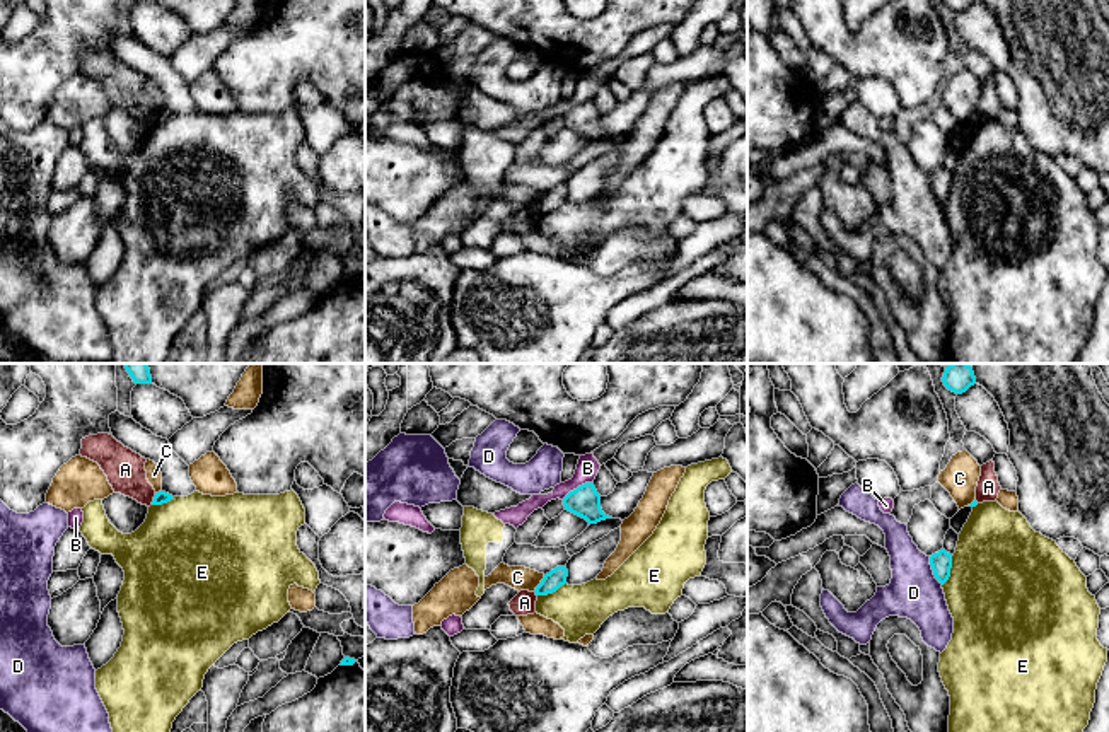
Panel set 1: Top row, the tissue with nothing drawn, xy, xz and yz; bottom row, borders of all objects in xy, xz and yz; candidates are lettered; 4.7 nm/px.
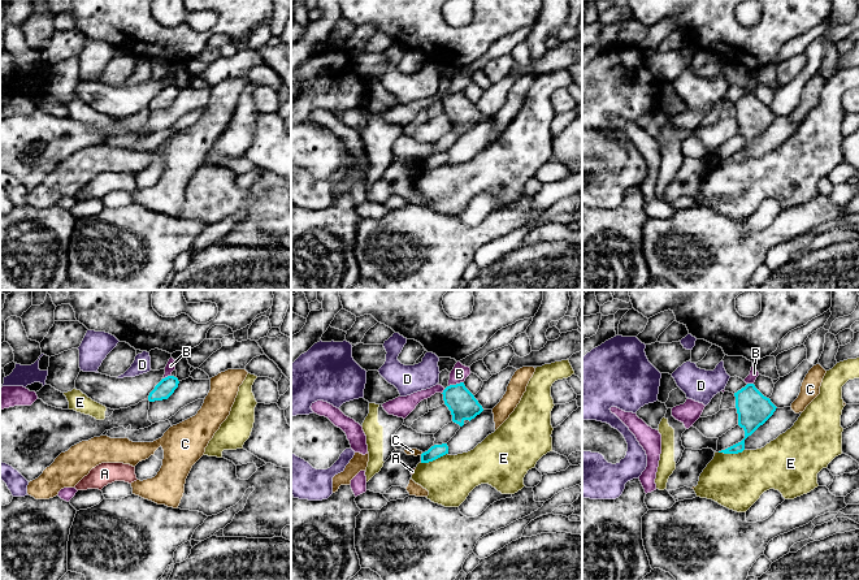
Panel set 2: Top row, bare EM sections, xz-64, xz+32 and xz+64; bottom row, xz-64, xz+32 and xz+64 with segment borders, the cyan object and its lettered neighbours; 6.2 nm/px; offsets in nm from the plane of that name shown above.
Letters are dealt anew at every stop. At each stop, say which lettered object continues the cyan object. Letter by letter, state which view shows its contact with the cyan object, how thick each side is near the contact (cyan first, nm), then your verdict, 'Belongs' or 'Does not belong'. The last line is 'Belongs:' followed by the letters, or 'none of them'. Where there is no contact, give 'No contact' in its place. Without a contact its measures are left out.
A: Touches cyan in xy. Thickness 60 nm (cyan) against 190 nm. Does not belong
B: Touches cyan in xz. Thickness 140 nm (cyan) against 110 nm. Does not belong
C: Touches cyan in xz. Thickness 90 nm (cyan) against 110 nm. Does not belong
D: Touches cyan in yz. Thickness 100 nm (cyan) against 240 nm. Does not belong
E: Touches cyan in yz. Thickness 100 nm (cyan) against 480 nm. Does not belong
Belongs: none of them

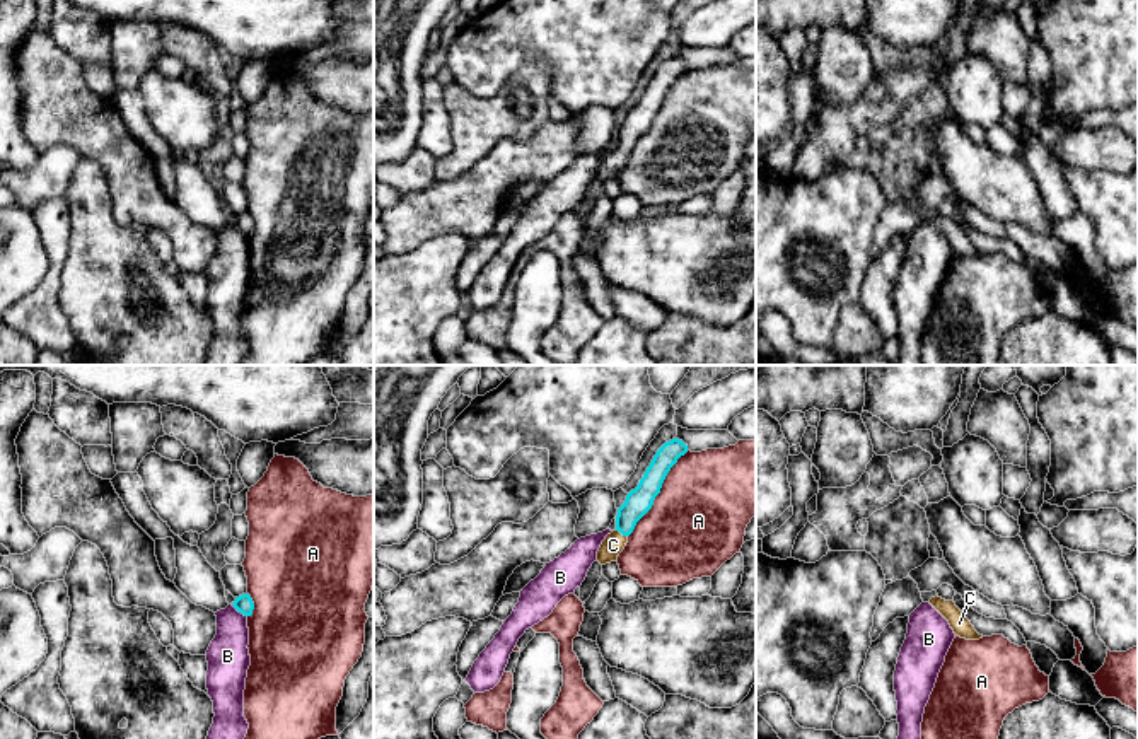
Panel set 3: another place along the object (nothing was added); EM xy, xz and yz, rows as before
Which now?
A: Touches cyan in xz. Thickness 120 nm (cyan) against 460 nm. Does not belong
B: Touches cyan in xy. Thickness 90 nm (cyan) against 200 nm. Does not belong
C: Touches cyan in xz. Thickness 120 nm (cyan) against 100 nm. Belongs
Belongs: C

